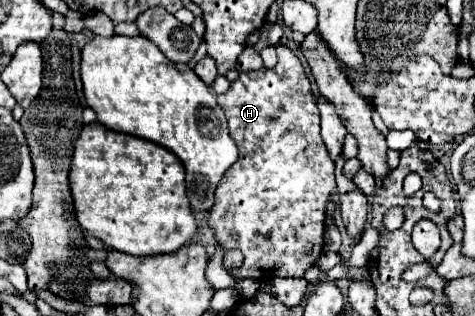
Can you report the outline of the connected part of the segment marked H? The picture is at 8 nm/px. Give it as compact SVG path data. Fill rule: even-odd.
M276 45L276 53L276 67L240 73L230 89L218 95L218 105L224 109L230 137L236 141L240 157L218 183L214 205L208 211L208 225L218 245L224 251L240 249L244 255L236 277L254 277L260 281L270 277L304 277L304 271L318 263L324 251L326 203L330 191L336 187L334 161L320 135L320 113L310 79L290 47Z

